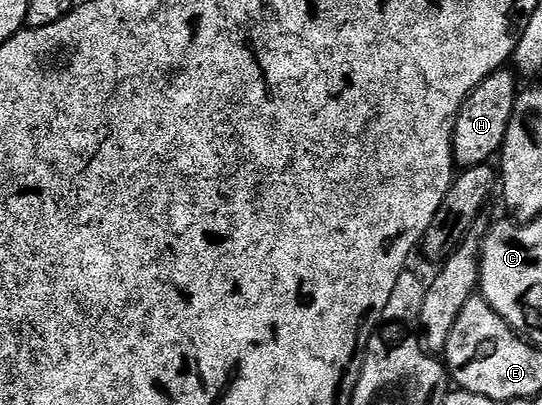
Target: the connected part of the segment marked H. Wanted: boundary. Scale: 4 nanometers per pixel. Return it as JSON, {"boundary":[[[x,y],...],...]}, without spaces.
{"boundary":[[[492,72],[487,78],[483,78],[483,82],[479,82],[479,86],[475,86],[475,90],[463,102],[453,131],[453,163],[458,169],[490,163],[500,153],[519,95],[518,77],[510,72]]]}

